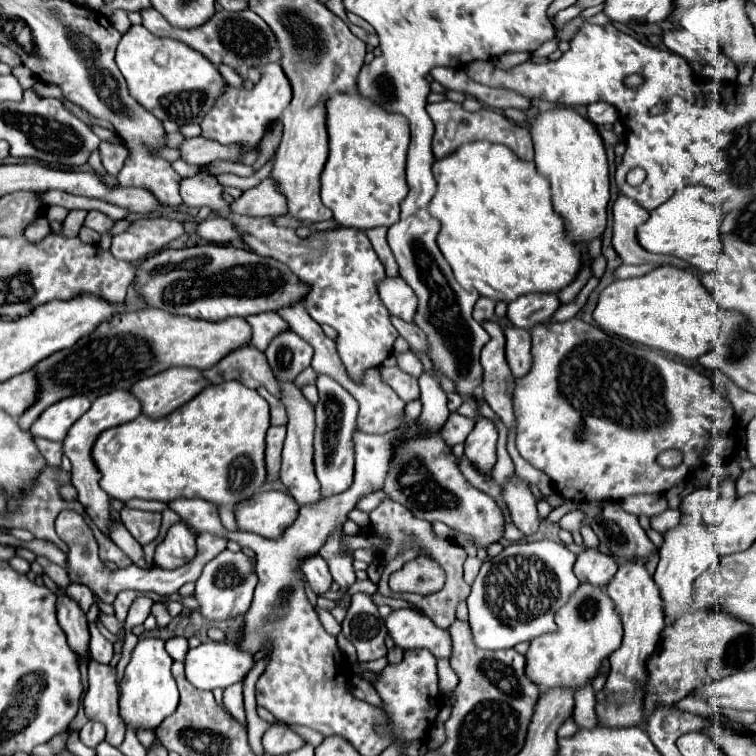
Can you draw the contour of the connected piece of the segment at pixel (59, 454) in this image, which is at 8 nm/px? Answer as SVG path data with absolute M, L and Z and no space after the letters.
M35 438L35 444L39 450L43 450L43 456L47 460L49 466L59 466L61 458L63 458L63 446L61 442L51 442L45 438Z

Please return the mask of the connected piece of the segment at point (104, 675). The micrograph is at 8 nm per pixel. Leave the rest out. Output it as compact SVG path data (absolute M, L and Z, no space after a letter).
M89 662L89 690L83 698L85 716L89 720L101 722L107 728L107 738L111 746L119 746L125 738L123 720L119 720L119 686L117 670L111 664Z

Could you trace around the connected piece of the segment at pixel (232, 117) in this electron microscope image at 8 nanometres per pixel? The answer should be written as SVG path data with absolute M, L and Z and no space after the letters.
M267 64L267 68L263 68L261 80L253 86L253 90L245 90L245 88L235 90L227 86L225 96L219 96L211 112L207 112L207 116L203 118L201 136L207 136L221 144L231 144L231 142L257 144L265 128L281 118L281 112L289 104L289 100L291 100L291 84L283 68L279 64Z

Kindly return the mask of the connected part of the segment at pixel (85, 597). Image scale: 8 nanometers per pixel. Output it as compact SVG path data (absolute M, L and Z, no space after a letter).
M69 584L65 588L65 592L71 600L75 600L79 604L79 608L83 608L83 612L89 612L89 608L93 604L93 592L85 584Z

